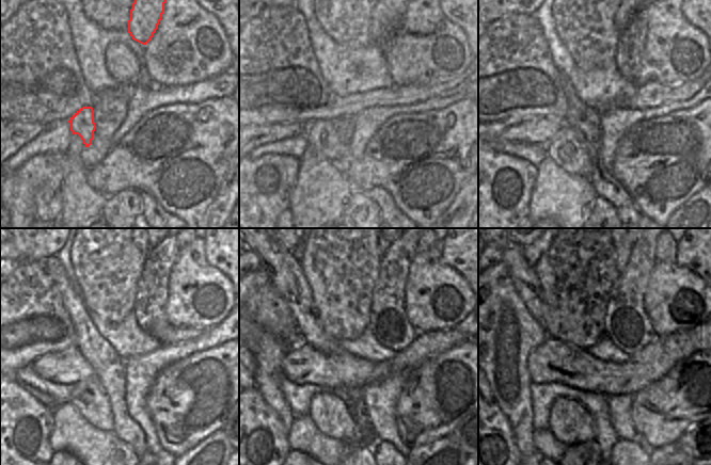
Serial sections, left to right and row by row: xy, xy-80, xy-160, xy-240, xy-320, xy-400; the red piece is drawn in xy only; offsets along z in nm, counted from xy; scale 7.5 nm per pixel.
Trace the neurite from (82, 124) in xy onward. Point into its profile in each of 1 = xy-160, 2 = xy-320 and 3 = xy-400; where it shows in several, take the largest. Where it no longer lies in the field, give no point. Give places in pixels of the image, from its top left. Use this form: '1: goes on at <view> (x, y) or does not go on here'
1: goes on at xy-160 (564, 148)
2: goes on at xy-320 (331, 416)
3: goes on at xy-400 (570, 423)

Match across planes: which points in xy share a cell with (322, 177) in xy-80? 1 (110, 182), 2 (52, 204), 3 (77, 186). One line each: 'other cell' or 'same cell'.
1: other cell
2: other cell
3: same cell

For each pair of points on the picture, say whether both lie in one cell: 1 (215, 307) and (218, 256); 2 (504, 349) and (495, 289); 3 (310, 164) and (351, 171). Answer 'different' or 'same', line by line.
1: different
2: same
3: different

